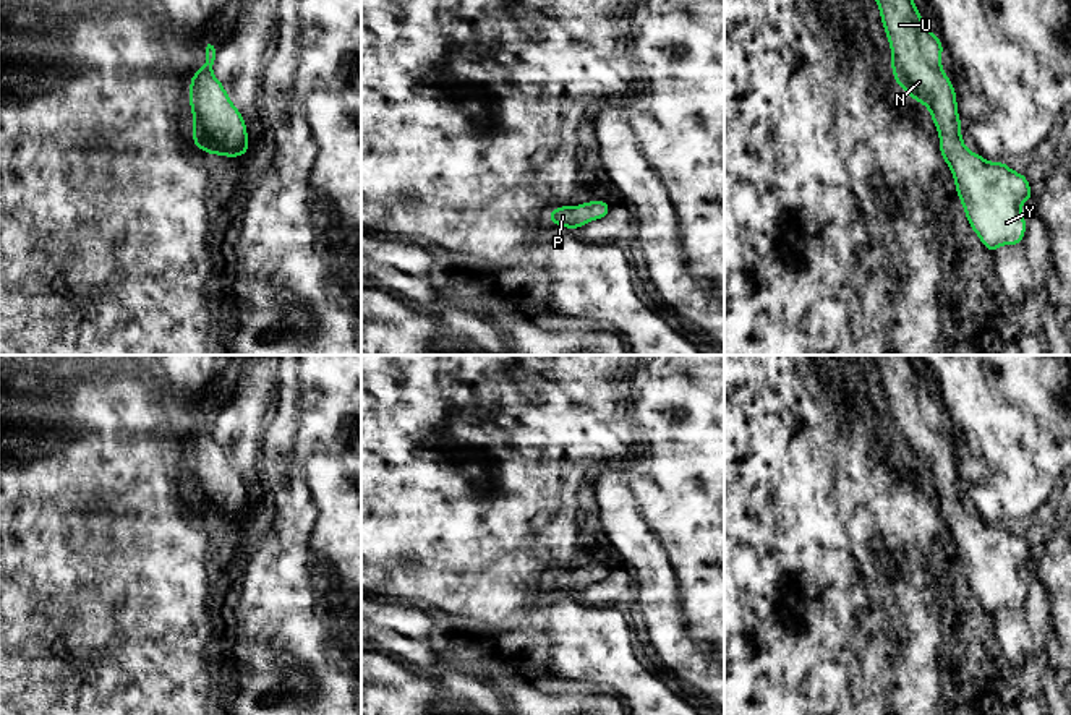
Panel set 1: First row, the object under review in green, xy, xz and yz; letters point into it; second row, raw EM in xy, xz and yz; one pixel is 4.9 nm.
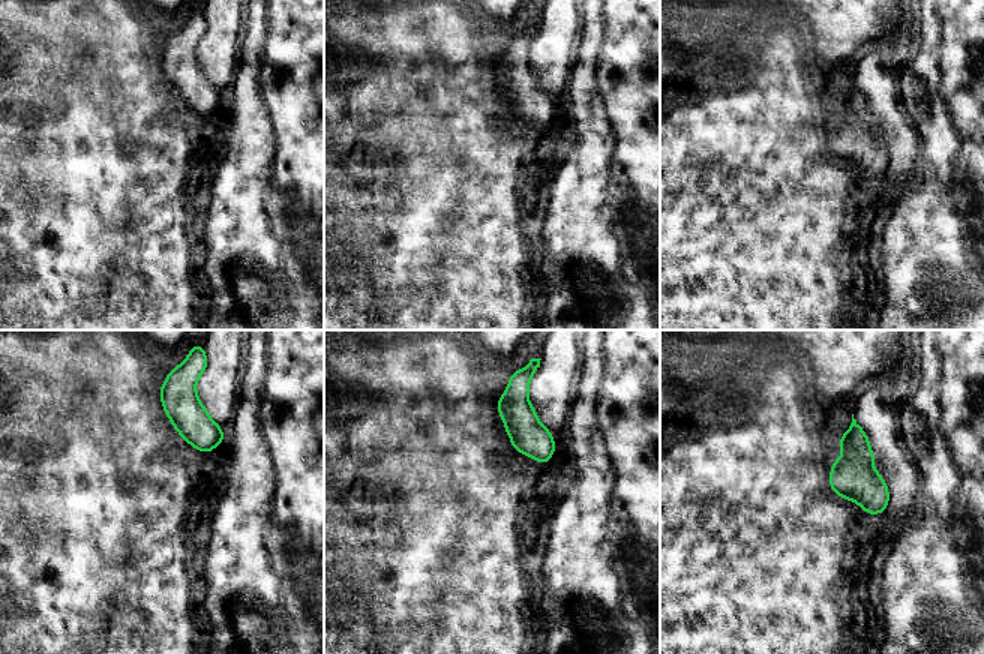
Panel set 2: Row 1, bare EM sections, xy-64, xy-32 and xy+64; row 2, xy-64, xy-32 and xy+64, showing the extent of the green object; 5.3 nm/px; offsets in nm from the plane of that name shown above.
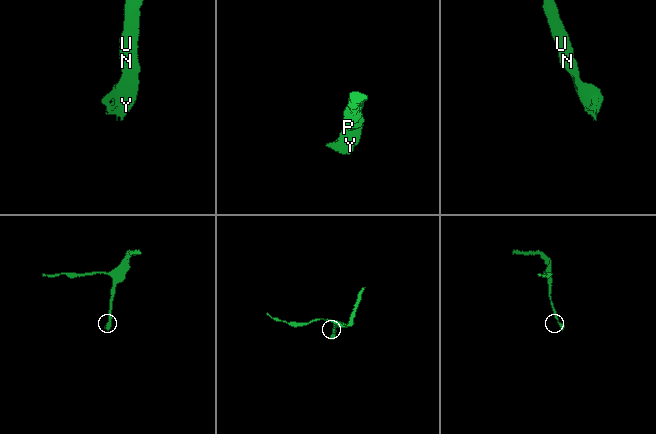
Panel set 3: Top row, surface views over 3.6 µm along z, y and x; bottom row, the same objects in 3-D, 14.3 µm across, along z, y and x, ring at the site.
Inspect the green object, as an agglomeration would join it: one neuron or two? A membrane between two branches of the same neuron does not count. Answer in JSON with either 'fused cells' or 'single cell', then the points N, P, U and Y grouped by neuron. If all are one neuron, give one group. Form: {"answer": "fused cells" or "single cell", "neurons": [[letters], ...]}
{"answer": "single cell", "neurons": [["N", "P", "U", "Y"]]}

